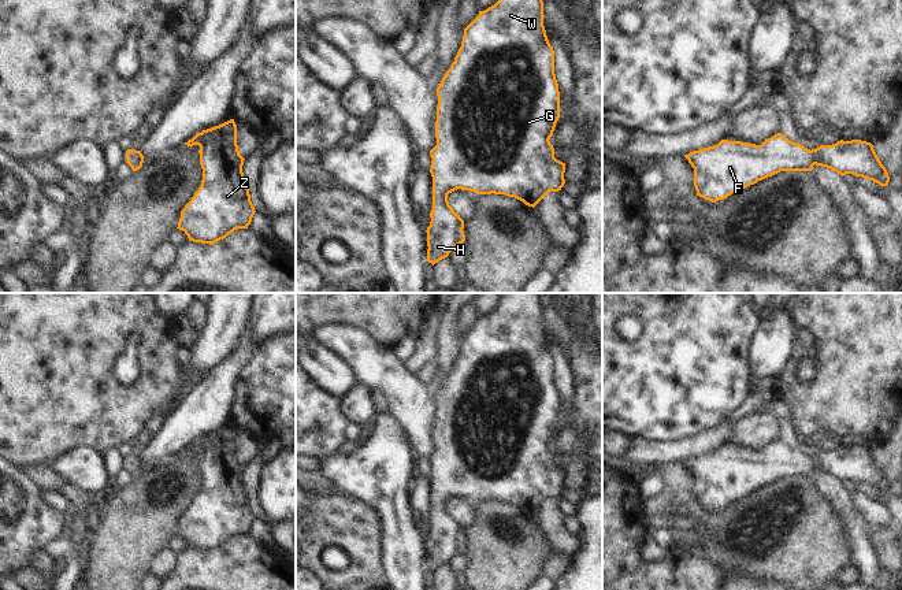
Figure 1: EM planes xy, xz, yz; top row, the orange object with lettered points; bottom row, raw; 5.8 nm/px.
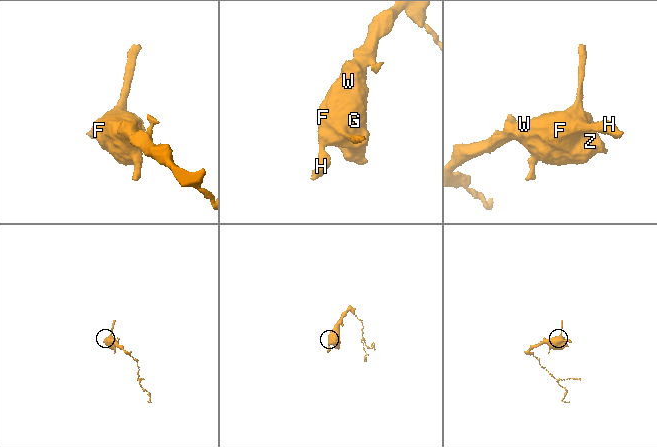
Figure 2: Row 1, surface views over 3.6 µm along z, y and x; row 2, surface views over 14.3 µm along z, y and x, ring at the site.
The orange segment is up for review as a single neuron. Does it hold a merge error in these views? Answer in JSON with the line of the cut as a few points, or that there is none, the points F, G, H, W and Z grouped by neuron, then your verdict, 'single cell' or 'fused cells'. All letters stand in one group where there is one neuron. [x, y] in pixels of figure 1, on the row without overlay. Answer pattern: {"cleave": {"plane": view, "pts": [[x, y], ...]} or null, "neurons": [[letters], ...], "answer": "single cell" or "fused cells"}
{"cleave": null, "neurons": [["F", "G", "H", "W", "Z"]], "answer": "single cell"}

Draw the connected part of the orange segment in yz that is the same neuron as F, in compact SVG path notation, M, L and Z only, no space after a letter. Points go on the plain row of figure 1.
M782 439L761 452L721 446L717 452L684 461L694 475L697 502L716 509L780 478L812 478L813 472L853 480L880 493L890 489L873 452L861 446L838 448L808 456Z

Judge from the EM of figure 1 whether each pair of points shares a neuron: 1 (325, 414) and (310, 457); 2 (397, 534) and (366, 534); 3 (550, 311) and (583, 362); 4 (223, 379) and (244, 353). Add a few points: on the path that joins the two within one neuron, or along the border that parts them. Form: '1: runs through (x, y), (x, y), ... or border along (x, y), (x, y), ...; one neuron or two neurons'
1: runs through (314, 425), (310, 429), (310, 446); one neuron
2: border along (371, 505), (382, 518), (386, 567); two neurons
3: border along (575, 334), (568, 359); two neurons
4: runs through (229, 373), (238, 360); one neuron

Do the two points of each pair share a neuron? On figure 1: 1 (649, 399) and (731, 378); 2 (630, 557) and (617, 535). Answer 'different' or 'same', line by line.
1: same
2: same

